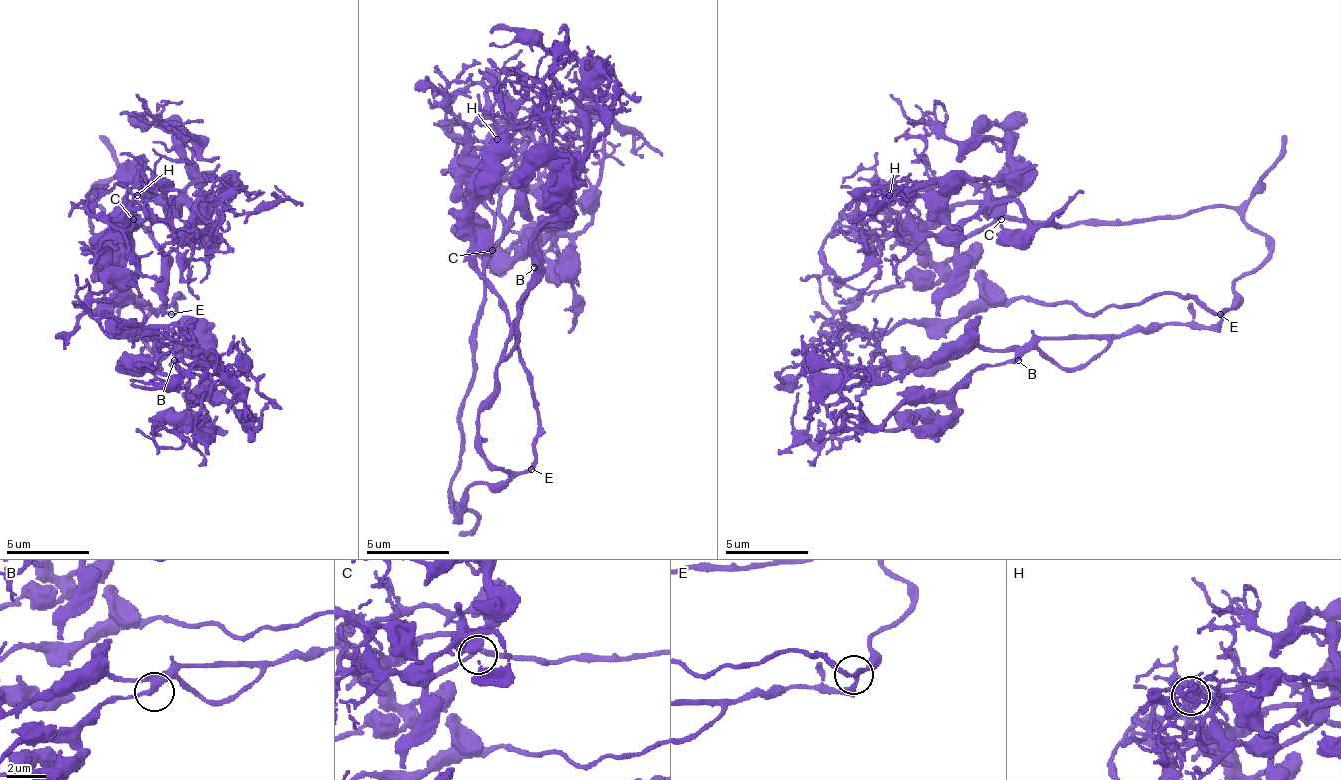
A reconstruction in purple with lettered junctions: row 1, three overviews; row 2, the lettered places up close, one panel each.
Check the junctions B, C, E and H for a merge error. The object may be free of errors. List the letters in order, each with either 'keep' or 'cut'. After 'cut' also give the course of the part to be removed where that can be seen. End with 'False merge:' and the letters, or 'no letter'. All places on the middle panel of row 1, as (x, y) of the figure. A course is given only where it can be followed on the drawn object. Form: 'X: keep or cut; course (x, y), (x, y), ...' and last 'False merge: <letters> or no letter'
B: keep
C: keep
E: keep
H: keep
False merge: no letter

